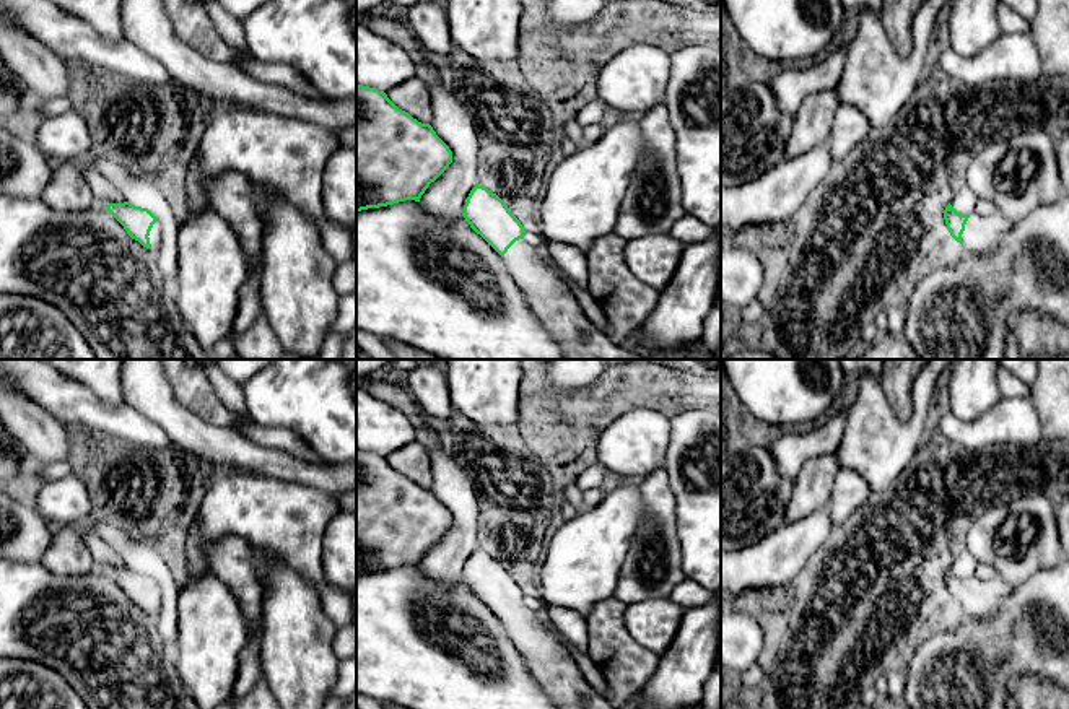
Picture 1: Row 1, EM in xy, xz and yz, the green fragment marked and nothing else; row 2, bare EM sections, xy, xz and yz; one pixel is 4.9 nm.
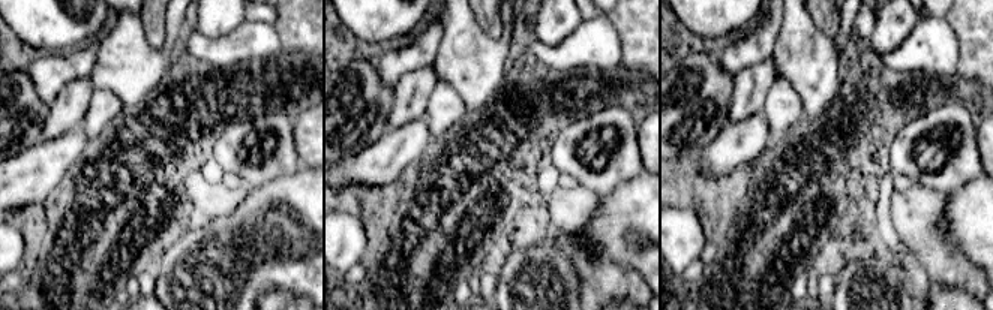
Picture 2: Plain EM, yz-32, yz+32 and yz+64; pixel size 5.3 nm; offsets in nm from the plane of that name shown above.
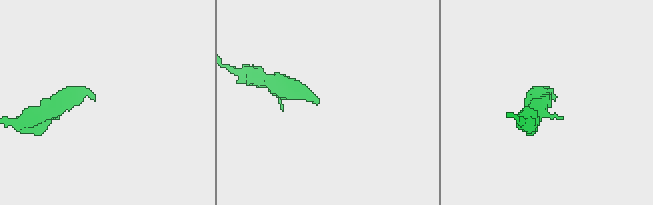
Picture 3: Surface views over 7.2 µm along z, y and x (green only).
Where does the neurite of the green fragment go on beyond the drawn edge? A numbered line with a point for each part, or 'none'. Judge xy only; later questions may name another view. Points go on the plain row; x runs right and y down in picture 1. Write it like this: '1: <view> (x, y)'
1: xy (155, 600)

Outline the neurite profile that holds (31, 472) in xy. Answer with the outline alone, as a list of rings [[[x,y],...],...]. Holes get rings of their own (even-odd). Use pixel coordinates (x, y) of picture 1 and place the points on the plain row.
[[[29,455],[24,459],[21,481],[20,483],[42,483],[63,478],[72,473],[72,468],[67,462],[49,462],[49,463],[34,463]]]

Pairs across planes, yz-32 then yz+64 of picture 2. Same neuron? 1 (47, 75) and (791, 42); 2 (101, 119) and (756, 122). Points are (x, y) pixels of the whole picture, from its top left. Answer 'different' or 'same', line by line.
1: different
2: different

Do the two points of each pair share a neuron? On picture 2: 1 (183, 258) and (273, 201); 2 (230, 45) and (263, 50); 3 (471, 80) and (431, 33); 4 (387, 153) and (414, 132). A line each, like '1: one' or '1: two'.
1: one
2: one
3: two
4: one

